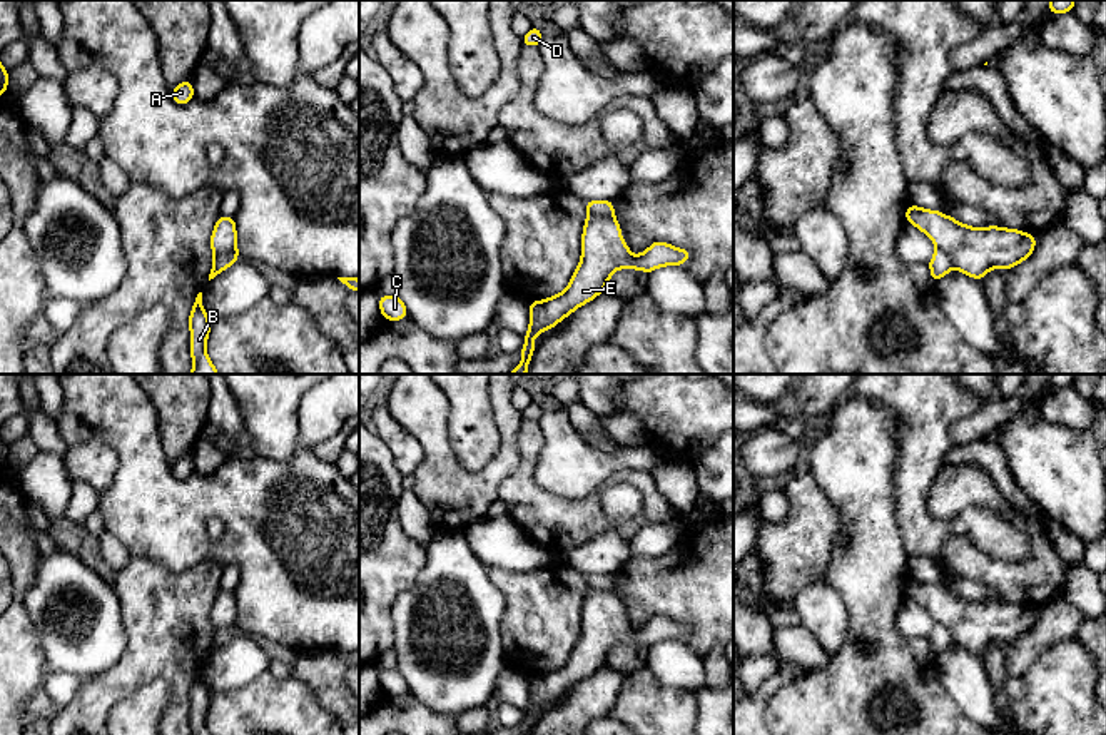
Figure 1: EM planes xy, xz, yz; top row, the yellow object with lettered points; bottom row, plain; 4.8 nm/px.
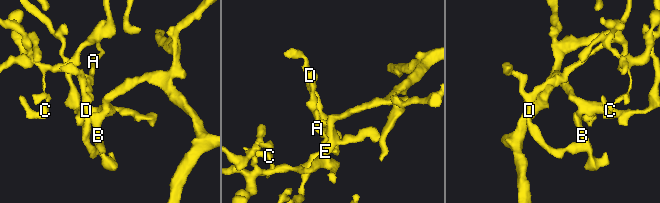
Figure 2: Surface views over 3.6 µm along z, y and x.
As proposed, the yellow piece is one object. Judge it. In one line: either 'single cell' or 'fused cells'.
fused cells

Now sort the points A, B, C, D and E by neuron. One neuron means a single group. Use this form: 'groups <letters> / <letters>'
groups A B C D / E

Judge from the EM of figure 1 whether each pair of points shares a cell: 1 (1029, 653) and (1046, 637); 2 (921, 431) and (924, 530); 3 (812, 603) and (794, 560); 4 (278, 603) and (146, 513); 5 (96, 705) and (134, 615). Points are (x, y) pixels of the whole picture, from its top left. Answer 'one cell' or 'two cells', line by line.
1: one cell
2: one cell
3: two cells
4: one cell
5: one cell

